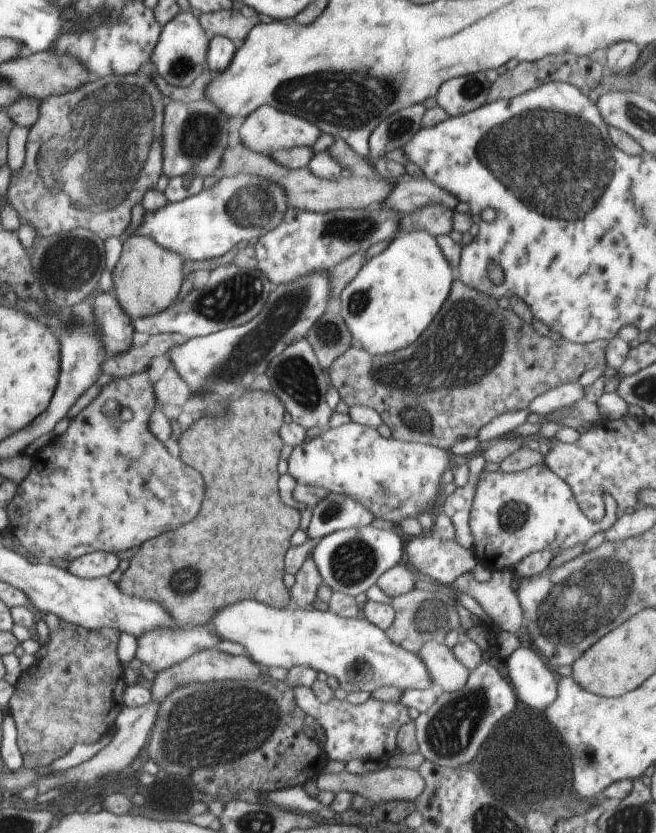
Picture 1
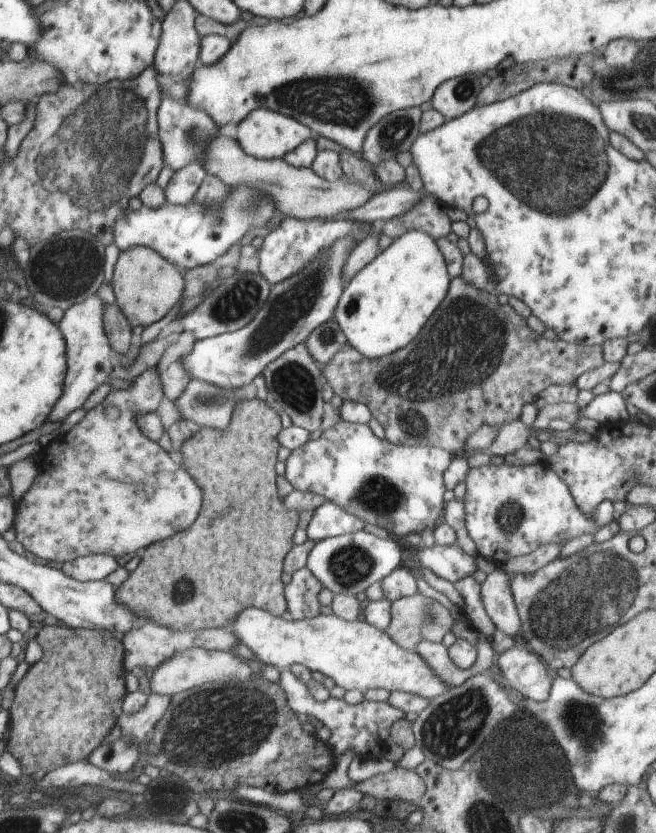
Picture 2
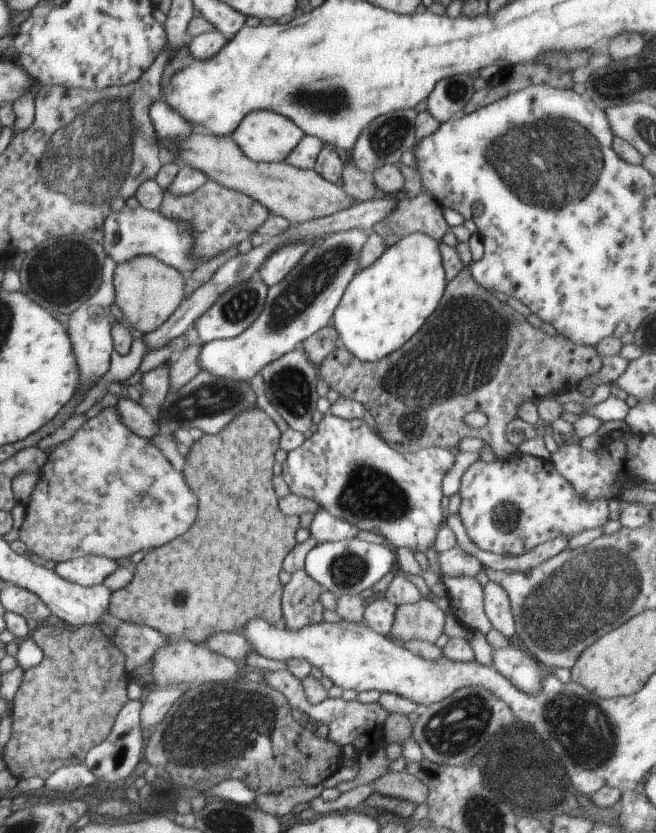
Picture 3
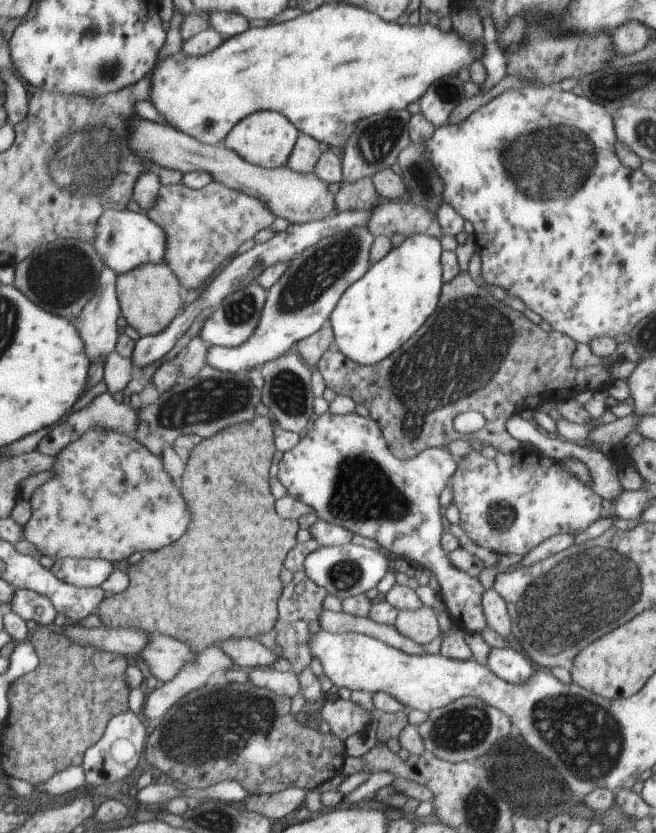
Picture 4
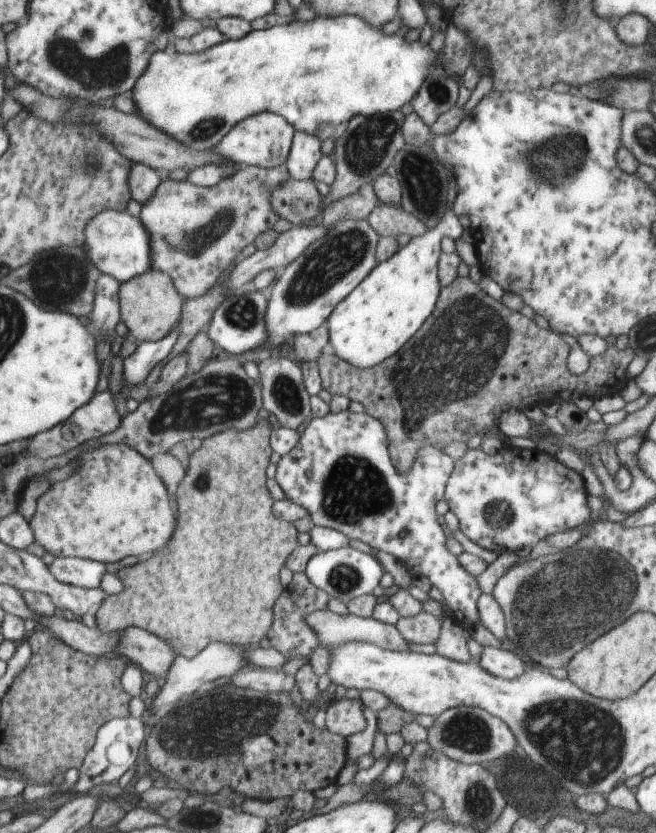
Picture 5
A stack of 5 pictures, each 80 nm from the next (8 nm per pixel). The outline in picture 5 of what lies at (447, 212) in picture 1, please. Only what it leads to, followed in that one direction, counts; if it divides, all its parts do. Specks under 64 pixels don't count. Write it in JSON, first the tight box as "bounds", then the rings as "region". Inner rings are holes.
{"bounds":[366,202,429,238],"region":[[[380,202],[366,219],[380,237],[397,237],[406,232],[414,238],[429,230],[401,206],[388,203]]]}

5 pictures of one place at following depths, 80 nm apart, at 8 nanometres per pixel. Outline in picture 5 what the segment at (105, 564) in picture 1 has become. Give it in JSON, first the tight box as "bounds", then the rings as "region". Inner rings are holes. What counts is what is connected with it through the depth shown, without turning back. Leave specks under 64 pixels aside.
{"bounds":[48,557,106,589],"region":[[[56,557],[48,568],[56,580],[85,589],[98,588],[106,574],[105,564],[76,557]]]}

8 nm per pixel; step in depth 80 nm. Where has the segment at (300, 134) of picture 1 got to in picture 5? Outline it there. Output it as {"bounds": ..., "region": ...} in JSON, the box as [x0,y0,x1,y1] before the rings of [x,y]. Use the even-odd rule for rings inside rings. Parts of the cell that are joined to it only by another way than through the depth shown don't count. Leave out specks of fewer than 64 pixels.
{"bounds":[212,112,295,169],"region":[[[269,112],[258,113],[237,122],[212,150],[239,167],[246,165],[271,169],[284,165],[287,161],[295,132],[295,128],[280,115]]]}

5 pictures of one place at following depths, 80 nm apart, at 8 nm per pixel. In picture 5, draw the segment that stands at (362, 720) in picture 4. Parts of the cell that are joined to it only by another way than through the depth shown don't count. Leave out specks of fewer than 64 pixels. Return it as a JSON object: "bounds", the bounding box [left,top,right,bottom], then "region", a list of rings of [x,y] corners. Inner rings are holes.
{"bounds":[326,696,367,738],"region":[[[345,696],[338,702],[326,707],[326,709],[327,729],[332,734],[341,734],[347,738],[360,734],[366,728],[367,710],[358,699],[351,699]]]}

